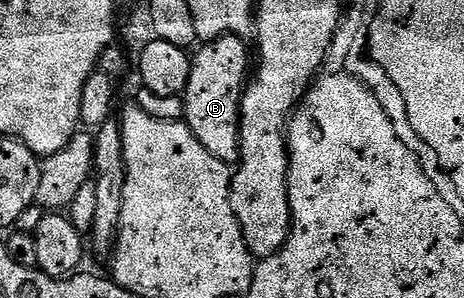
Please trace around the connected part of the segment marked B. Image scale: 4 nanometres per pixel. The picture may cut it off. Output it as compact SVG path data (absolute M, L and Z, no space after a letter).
M231 34L201 43L192 56L190 82L183 95L184 123L214 158L229 166L240 163L240 99L250 76L250 48L244 43L241 37Z

